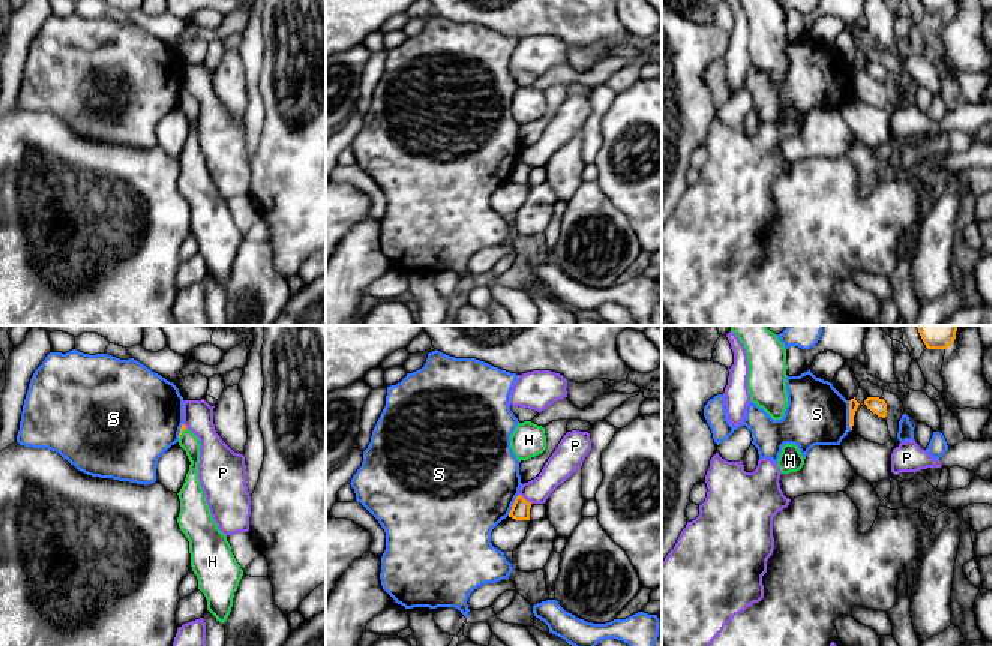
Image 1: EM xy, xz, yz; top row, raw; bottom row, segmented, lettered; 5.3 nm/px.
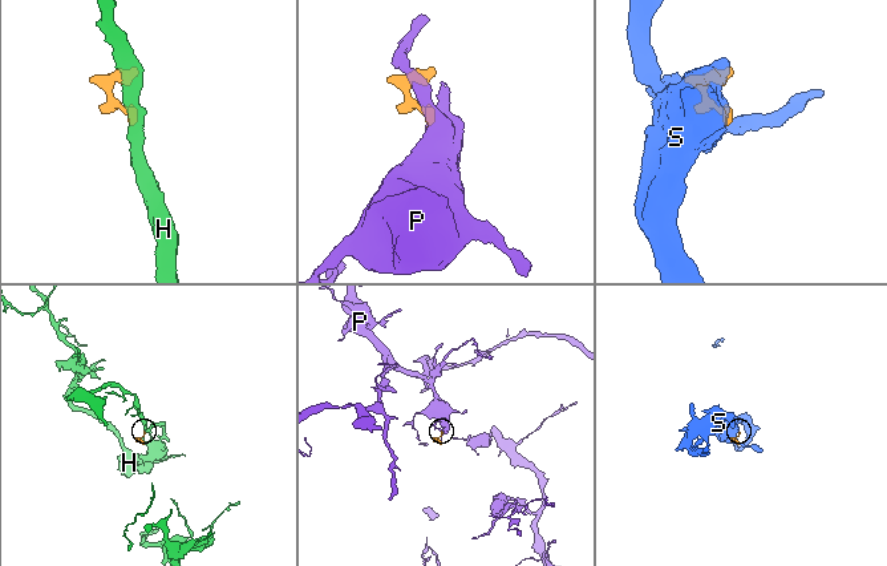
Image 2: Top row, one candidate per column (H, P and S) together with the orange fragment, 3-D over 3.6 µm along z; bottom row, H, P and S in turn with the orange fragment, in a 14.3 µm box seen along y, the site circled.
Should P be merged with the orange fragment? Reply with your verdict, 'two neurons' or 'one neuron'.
two neurons

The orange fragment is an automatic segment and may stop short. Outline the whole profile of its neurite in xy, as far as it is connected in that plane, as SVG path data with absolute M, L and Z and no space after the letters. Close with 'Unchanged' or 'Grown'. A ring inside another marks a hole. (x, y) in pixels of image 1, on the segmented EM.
M185 424L180 427L179 445L191 462L180 489L177 523L189 541L191 567L198 579L198 589L207 600L207 610L224 624L231 612L234 592L243 576L227 535L215 523L200 478L200 439Z. Grown

